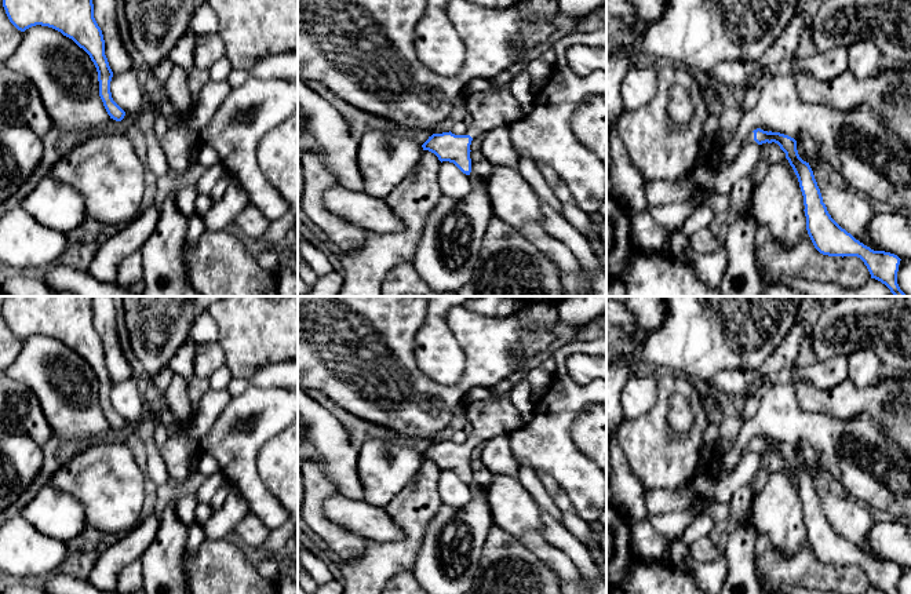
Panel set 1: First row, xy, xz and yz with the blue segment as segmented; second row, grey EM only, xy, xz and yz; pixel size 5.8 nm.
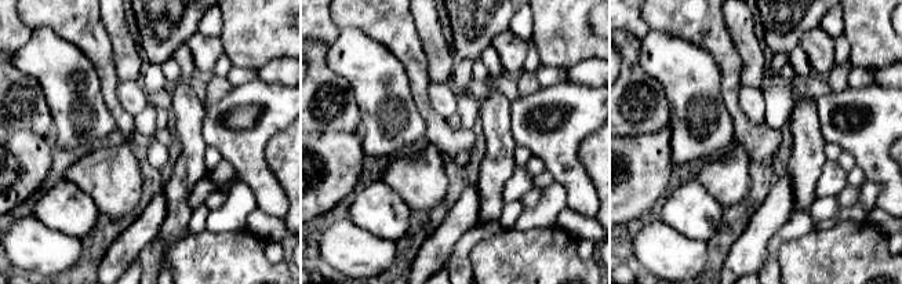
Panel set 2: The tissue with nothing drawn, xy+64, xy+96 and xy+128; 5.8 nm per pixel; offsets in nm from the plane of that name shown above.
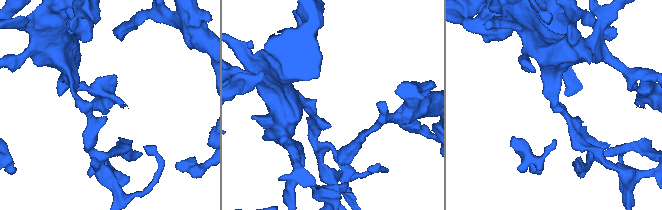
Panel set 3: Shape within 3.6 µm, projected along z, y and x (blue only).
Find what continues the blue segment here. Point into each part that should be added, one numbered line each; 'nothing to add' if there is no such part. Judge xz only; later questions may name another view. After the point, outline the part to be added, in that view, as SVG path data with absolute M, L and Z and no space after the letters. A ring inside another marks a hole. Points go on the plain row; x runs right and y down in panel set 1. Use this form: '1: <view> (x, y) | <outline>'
1: xz (498, 416) | M507 396L466 404L466 418L473 429L467 444L473 448L496 436L510 436L522 424L521 413Z

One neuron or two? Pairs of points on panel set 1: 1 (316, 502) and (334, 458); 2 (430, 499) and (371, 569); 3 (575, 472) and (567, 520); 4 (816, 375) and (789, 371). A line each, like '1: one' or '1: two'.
1: two
2: one
3: two
4: one

